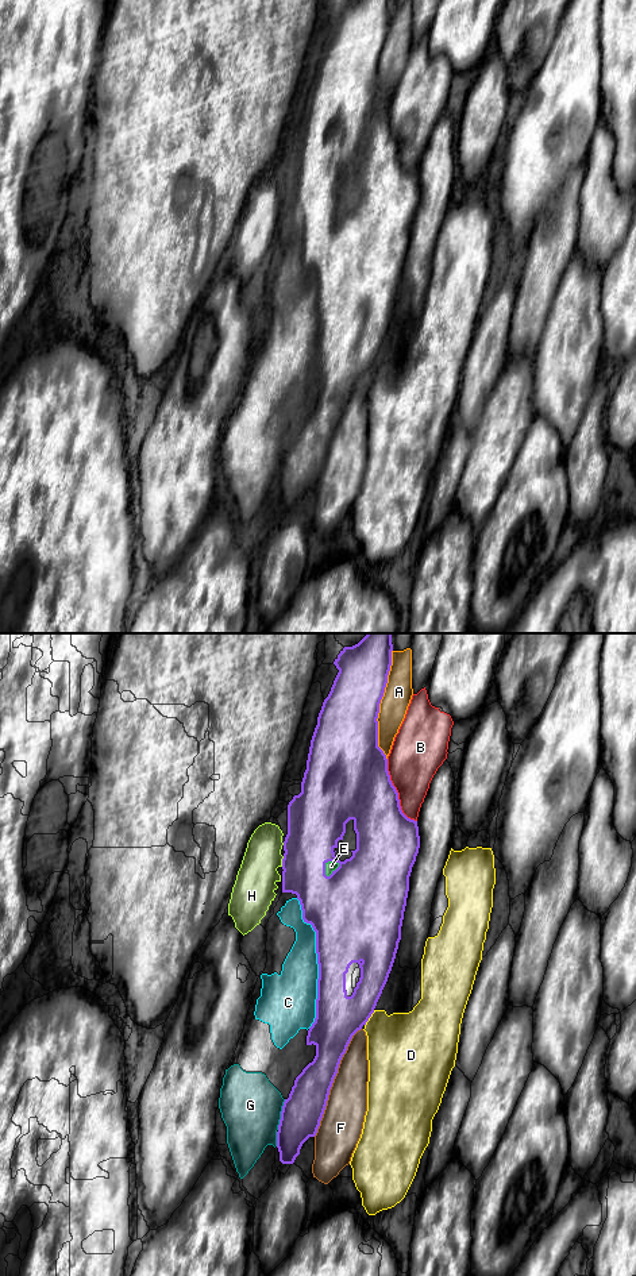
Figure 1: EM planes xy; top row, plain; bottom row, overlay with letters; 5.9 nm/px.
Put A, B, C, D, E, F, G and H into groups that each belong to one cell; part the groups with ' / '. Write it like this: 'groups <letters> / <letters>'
groups A C E G / B / D / F / H

